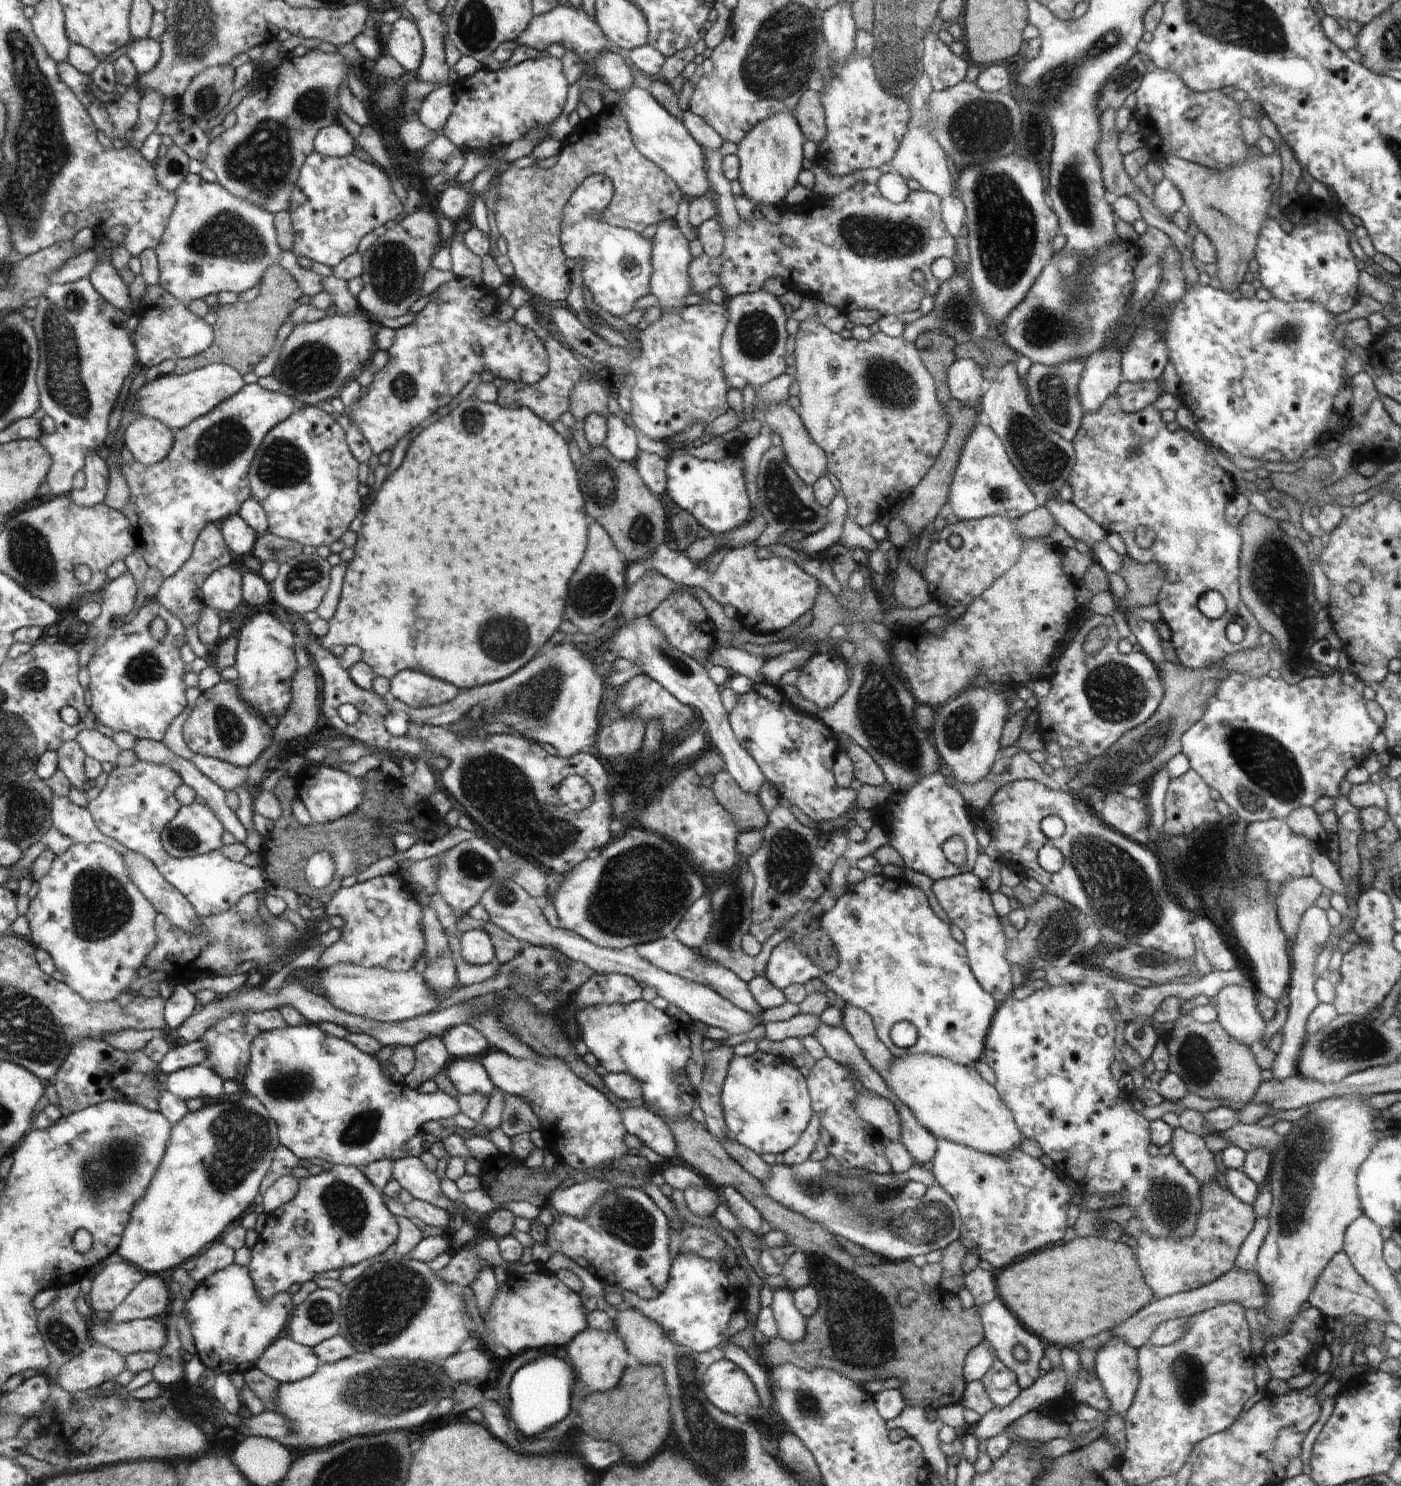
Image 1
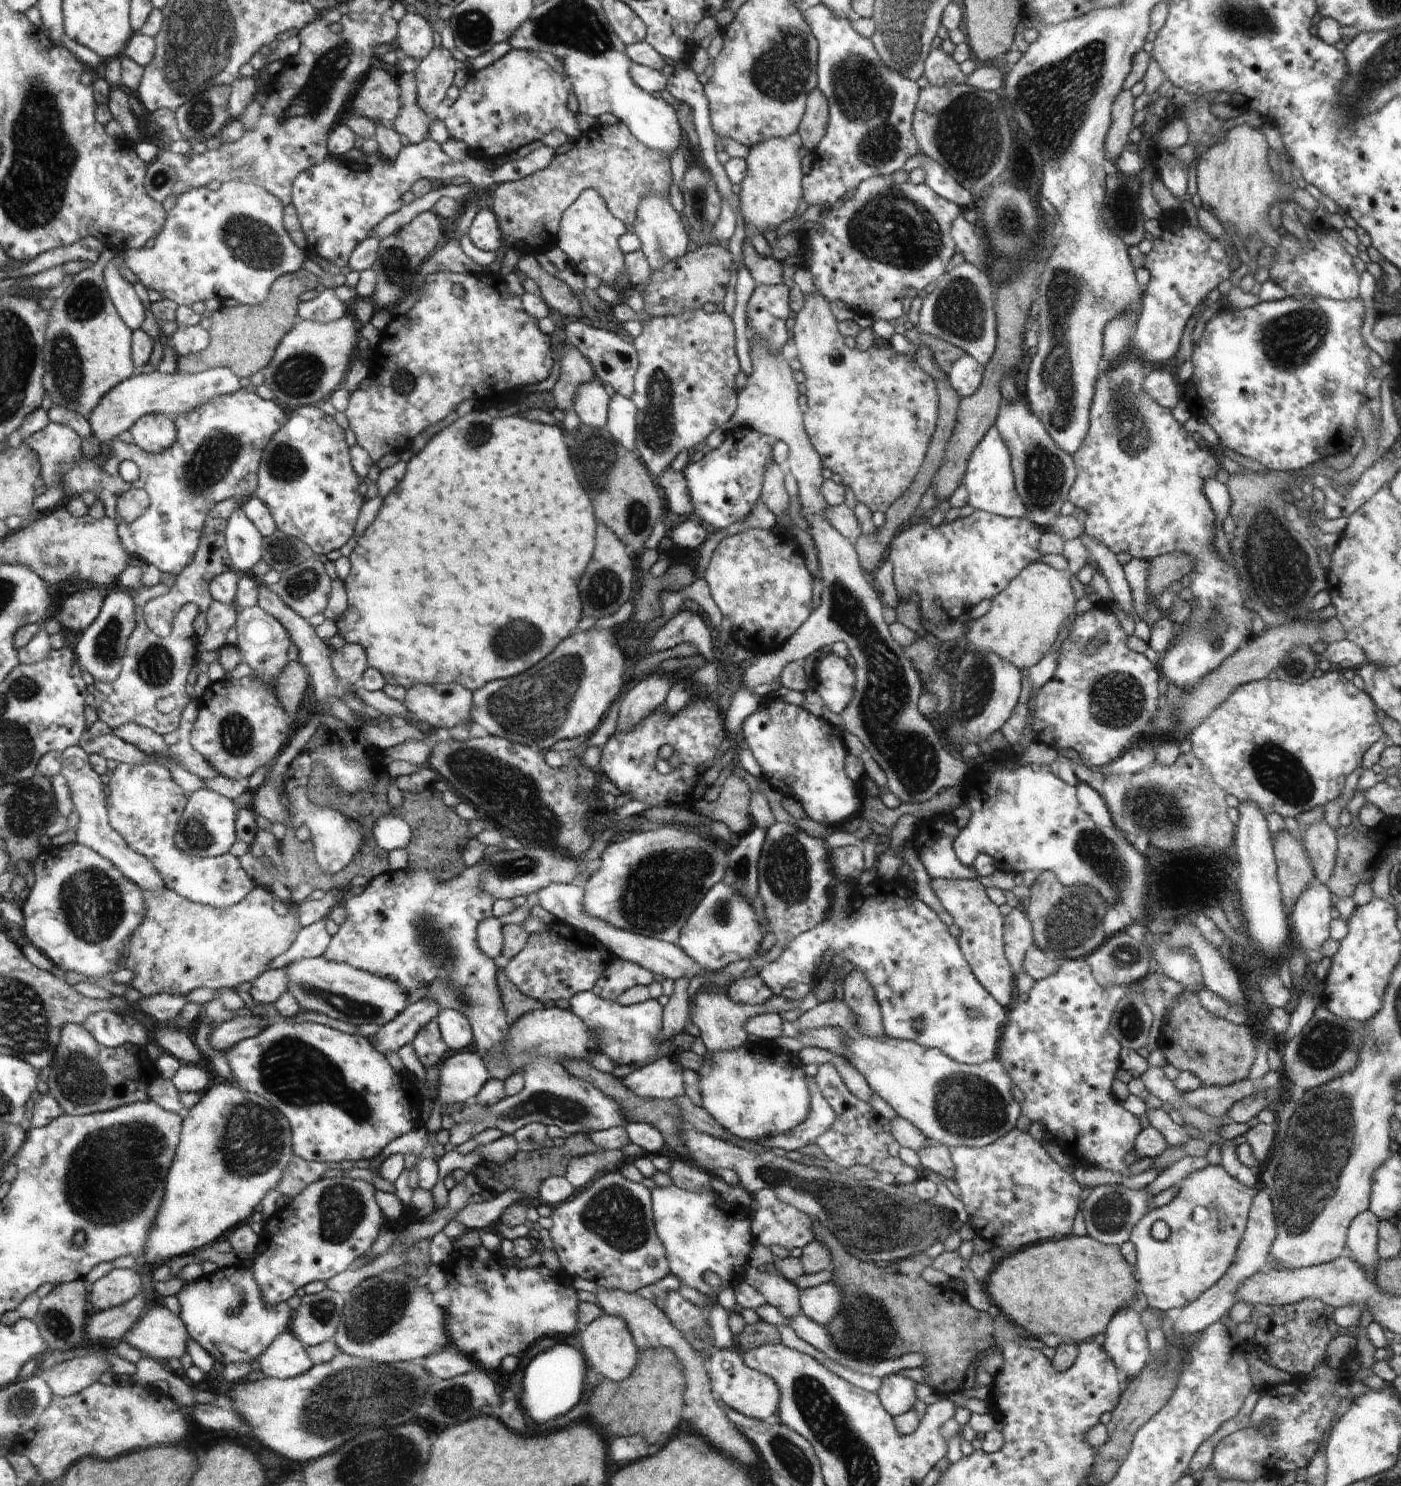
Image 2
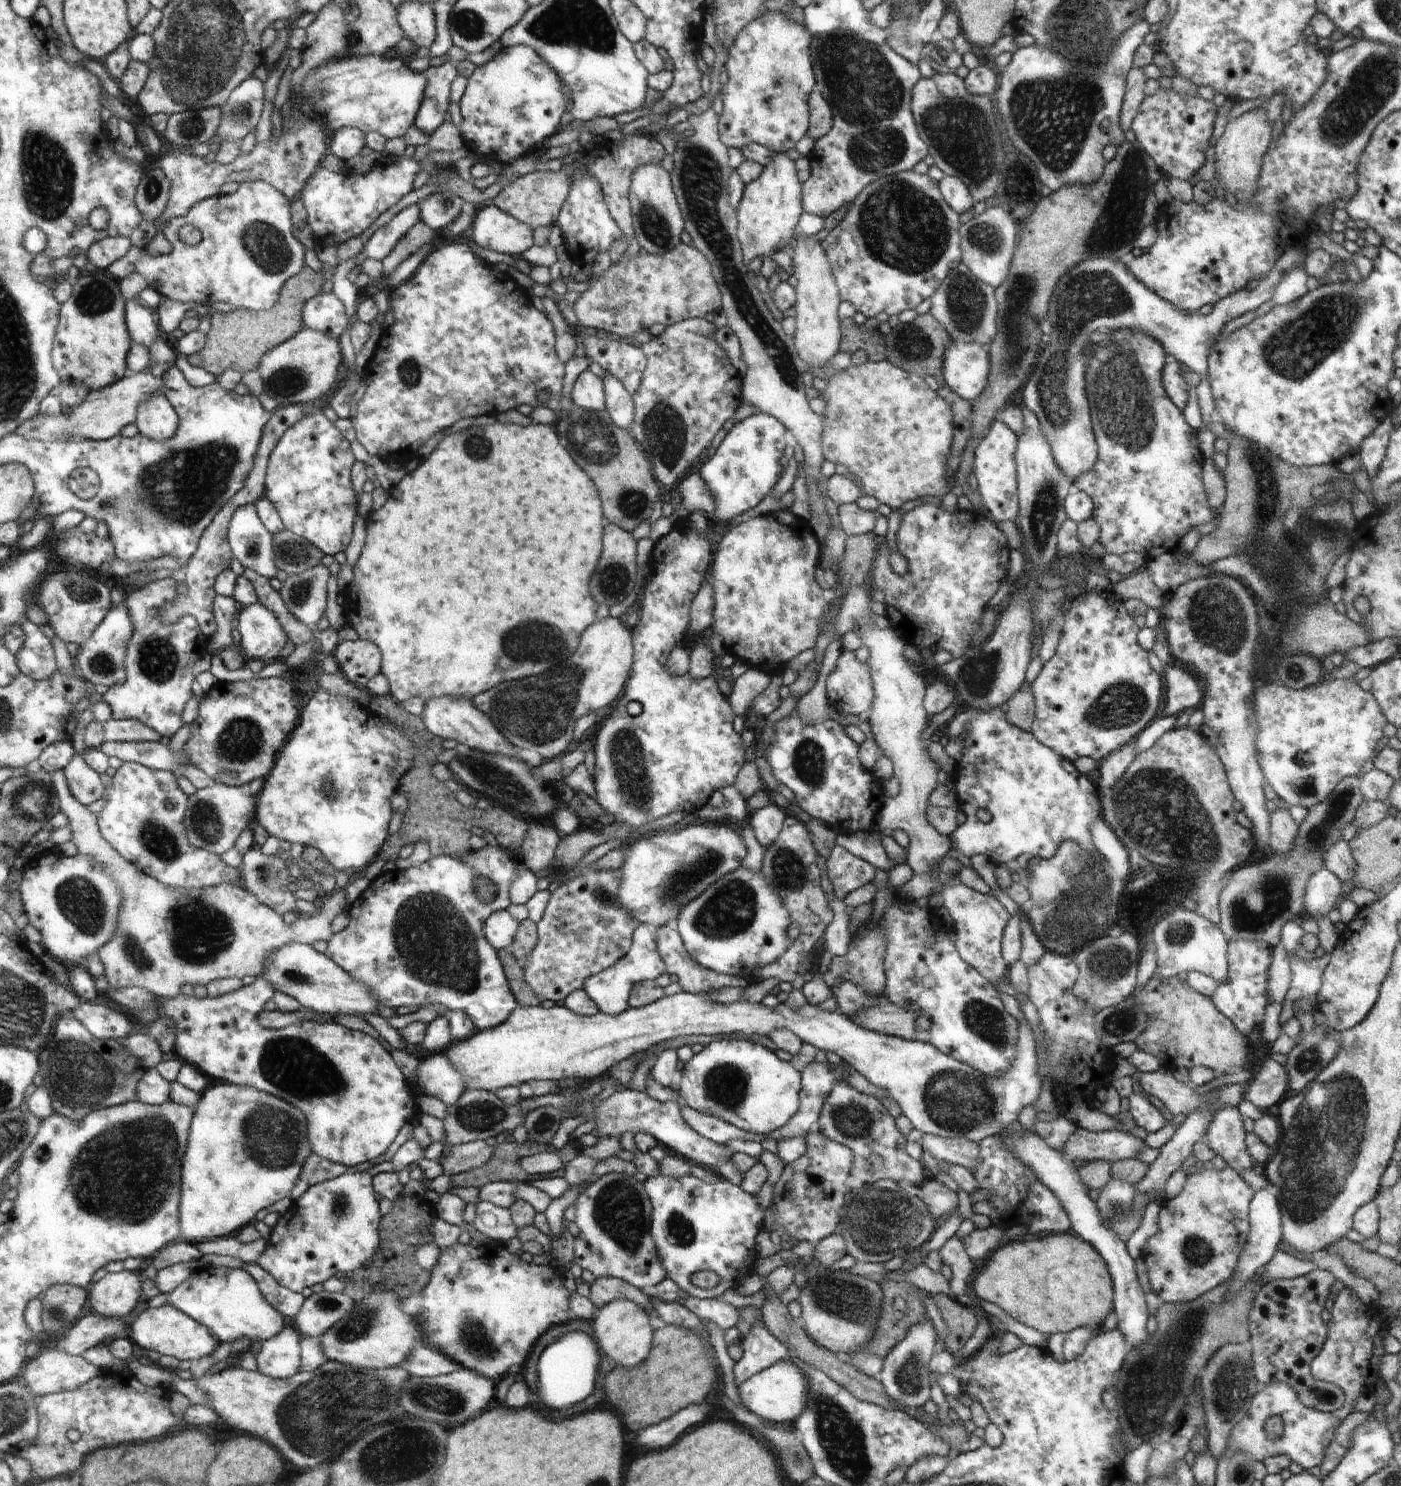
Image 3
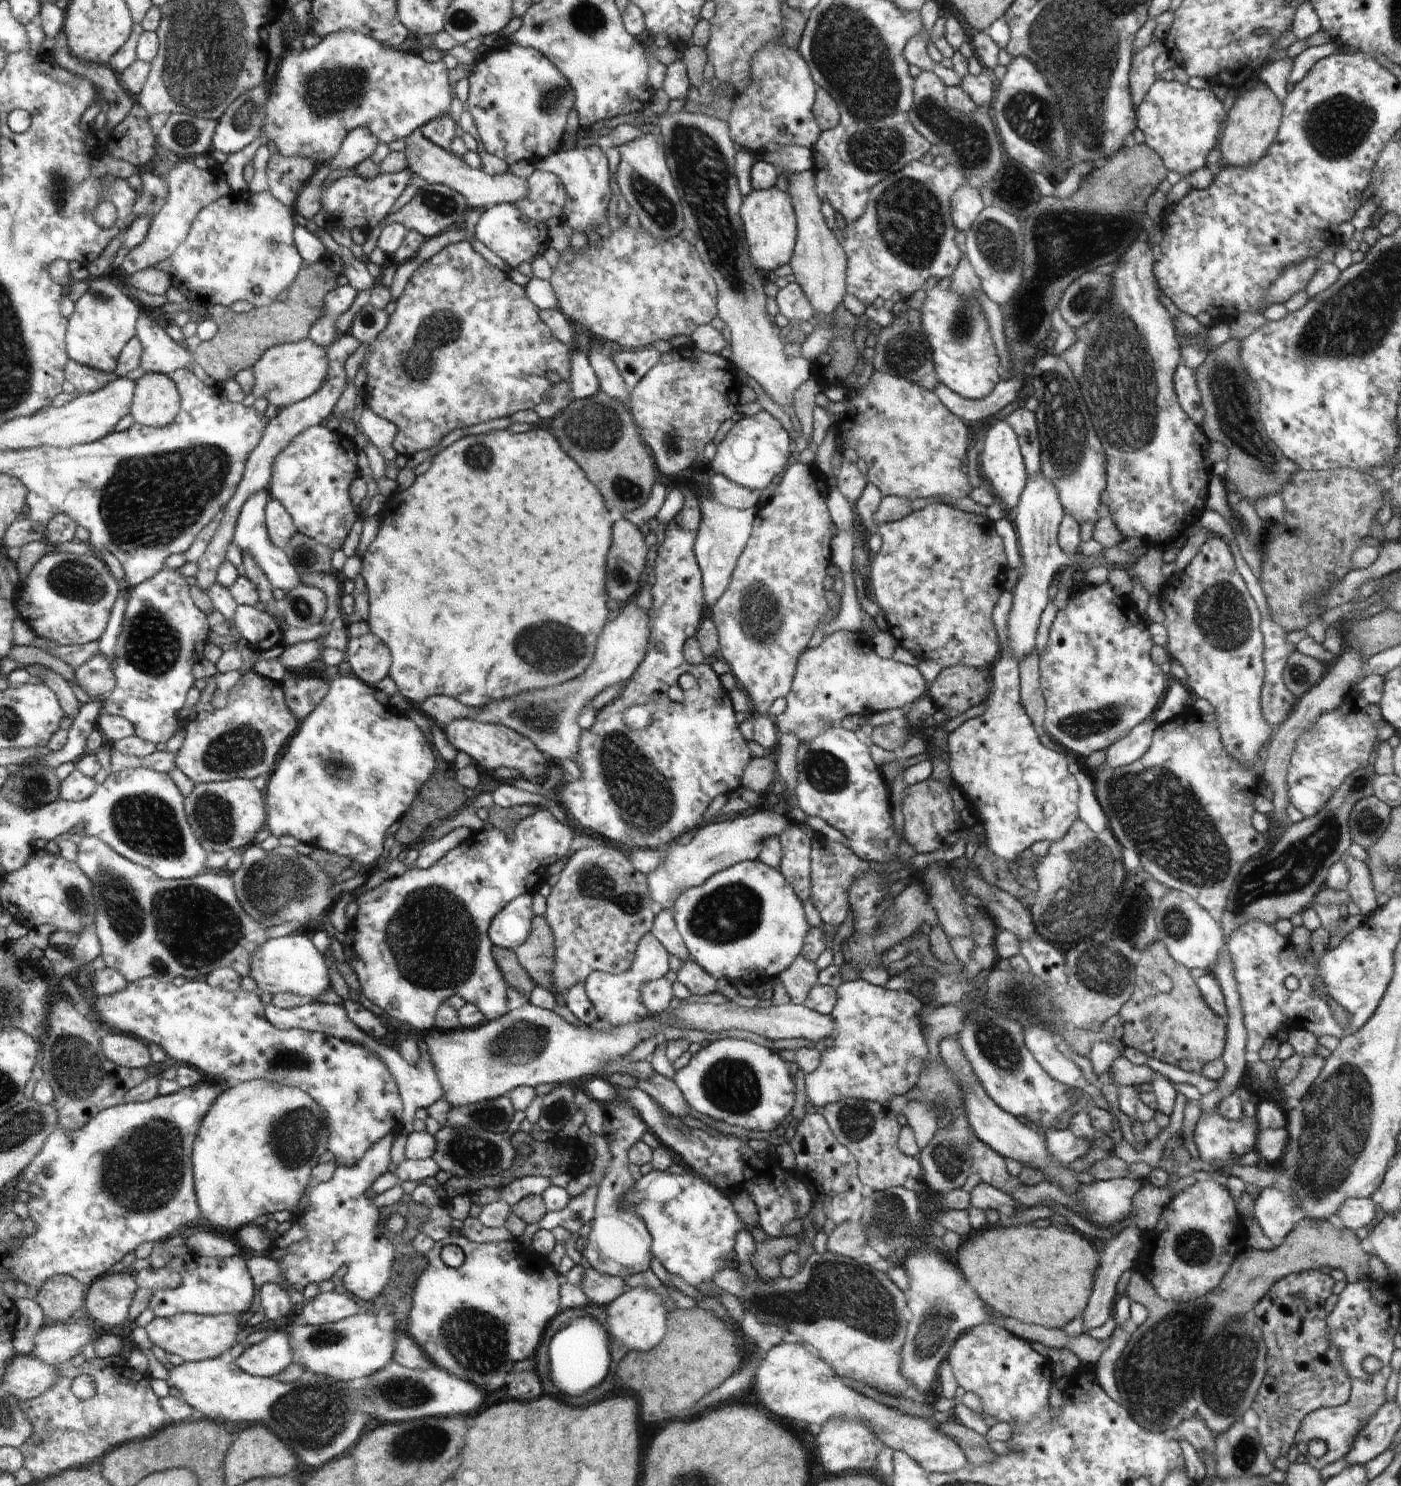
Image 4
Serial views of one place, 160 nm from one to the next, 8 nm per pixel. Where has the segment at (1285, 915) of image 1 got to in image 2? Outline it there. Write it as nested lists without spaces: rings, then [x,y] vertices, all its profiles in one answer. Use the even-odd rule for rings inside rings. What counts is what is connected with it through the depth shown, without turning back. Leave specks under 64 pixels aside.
[[[1286,828],[1275,834],[1273,853],[1283,908],[1290,918],[1296,899],[1315,877],[1310,860],[1304,855],[1303,841],[1297,840]]]

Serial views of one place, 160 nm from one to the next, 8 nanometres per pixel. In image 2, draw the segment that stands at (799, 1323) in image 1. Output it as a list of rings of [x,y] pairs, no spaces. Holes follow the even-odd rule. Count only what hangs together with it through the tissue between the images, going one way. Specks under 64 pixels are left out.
[[[749,1264],[744,1266],[744,1276],[744,1281],[760,1291],[765,1301],[775,1306],[783,1317],[793,1317],[800,1310],[800,1290],[793,1281],[776,1272],[758,1271]]]

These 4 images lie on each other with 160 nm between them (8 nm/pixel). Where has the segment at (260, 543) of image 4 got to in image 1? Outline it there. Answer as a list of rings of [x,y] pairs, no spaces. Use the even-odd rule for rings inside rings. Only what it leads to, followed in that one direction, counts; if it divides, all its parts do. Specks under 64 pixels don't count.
[[[238,513],[226,517],[219,525],[222,538],[233,556],[252,555],[252,548],[258,535]]]

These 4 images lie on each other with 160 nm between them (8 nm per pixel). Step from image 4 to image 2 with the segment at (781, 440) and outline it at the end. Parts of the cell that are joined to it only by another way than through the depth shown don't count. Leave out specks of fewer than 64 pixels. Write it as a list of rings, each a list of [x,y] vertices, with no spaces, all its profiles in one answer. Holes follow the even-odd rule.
[[[738,426],[726,433],[725,439],[720,446],[697,456],[694,462],[682,472],[686,479],[688,492],[691,495],[691,501],[695,504],[693,518],[711,524],[714,528],[719,528],[719,530],[726,529],[730,524],[747,518],[754,504],[761,498],[766,465],[770,459],[773,460],[772,447],[774,442],[776,440],[770,435],[762,434],[750,426]]]

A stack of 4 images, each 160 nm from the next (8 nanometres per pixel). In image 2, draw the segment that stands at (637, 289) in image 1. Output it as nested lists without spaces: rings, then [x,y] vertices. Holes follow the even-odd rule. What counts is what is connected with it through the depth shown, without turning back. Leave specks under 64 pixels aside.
[[[584,189],[574,204],[564,212],[562,224],[559,225],[558,246],[567,256],[568,266],[576,273],[586,276],[587,274],[596,274],[602,278],[603,285],[609,285],[611,288],[614,280],[620,276],[620,272],[625,270],[628,274],[627,266],[624,265],[624,253],[618,246],[618,238],[626,232],[625,223],[617,219],[609,210],[607,203],[604,202],[603,195],[594,189]]]

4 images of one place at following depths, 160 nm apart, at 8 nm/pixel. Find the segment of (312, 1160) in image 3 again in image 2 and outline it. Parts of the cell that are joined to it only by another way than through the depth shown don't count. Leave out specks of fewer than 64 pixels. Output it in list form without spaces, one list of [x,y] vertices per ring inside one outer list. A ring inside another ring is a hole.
[[[294,1156],[288,1163],[287,1169],[283,1172],[282,1181],[266,1197],[263,1198],[262,1213],[264,1221],[268,1220],[276,1209],[276,1200],[280,1196],[289,1196],[294,1198],[302,1190],[308,1188],[313,1182],[322,1177],[322,1174],[328,1170],[326,1163],[318,1161],[307,1161],[303,1158]]]

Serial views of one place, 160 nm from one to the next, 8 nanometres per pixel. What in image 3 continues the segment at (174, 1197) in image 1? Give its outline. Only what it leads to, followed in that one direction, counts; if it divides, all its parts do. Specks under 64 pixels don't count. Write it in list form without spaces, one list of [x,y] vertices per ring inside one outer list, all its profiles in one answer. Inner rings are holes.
[[[214,1082],[200,1094],[199,1101],[195,1106],[195,1116],[191,1120],[190,1136],[187,1142],[187,1152],[183,1160],[183,1194],[182,1201],[180,1201],[179,1215],[180,1215],[180,1241],[207,1241],[210,1239],[220,1238],[220,1236],[232,1235],[238,1228],[250,1224],[254,1220],[254,1216],[258,1214],[258,1210],[266,1208],[282,1198],[289,1197],[292,1189],[295,1188],[302,1176],[303,1166],[306,1160],[312,1154],[311,1143],[308,1140],[307,1120],[304,1113],[301,1113],[299,1108],[290,1106],[291,1103],[286,1102],[284,1099],[266,1094],[264,1091],[252,1088],[246,1085],[235,1085],[232,1083]]]

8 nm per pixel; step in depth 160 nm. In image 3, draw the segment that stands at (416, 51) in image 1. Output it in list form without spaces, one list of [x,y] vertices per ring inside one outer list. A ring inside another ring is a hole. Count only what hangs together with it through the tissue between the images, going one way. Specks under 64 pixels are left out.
[[[403,2],[399,8],[399,25],[419,48],[430,48],[437,35],[435,12],[430,3]]]

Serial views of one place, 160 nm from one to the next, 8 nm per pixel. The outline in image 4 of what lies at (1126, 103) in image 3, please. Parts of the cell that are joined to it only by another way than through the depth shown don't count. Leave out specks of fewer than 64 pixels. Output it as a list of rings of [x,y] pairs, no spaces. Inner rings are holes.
[[[1161,41],[1150,42],[1144,48],[1136,51],[1129,72],[1129,89],[1135,110],[1144,100],[1150,87],[1156,82],[1154,60],[1164,52],[1165,46]]]

